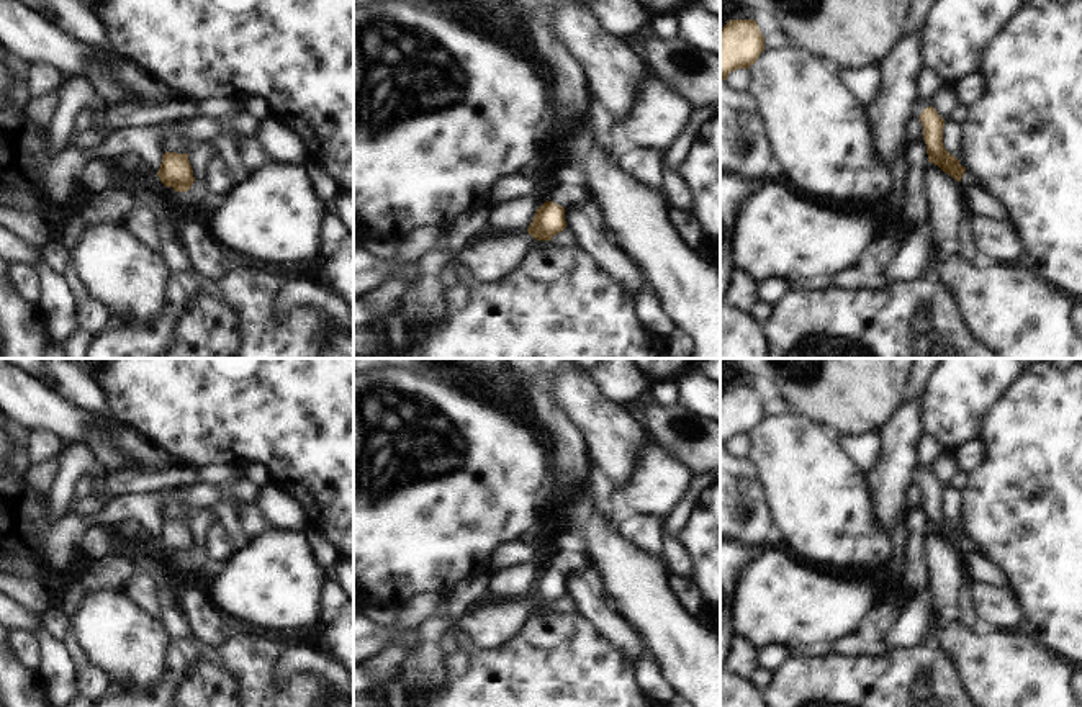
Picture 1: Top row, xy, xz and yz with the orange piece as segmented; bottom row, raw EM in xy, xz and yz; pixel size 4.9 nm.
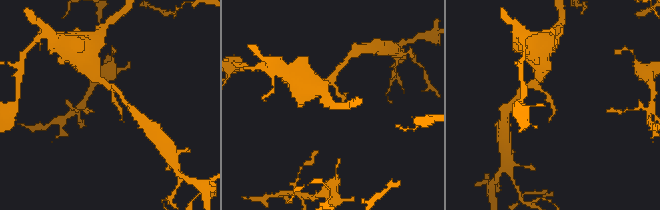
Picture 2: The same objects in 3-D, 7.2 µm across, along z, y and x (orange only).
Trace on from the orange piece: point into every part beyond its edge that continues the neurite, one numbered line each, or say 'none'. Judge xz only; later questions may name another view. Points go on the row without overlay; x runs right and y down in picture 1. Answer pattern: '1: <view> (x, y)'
1: xz (488, 625)

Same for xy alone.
1: xy (131, 532)

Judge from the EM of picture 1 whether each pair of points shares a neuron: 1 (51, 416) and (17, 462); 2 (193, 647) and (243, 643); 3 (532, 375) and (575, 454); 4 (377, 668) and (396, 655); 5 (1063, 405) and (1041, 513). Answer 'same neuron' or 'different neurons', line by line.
1: same neuron
2: same neuron
3: same neuron
4: same neuron
5: same neuron

